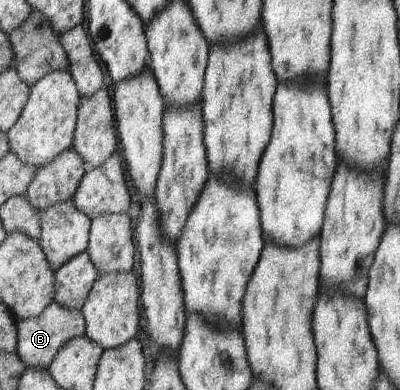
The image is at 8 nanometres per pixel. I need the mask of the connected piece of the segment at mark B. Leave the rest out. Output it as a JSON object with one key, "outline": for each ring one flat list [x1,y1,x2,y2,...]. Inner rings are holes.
{"outline":[[54,302,38,318,20,321,18,334,19,345,16,351,27,368,49,369,66,343,72,339,86,336,87,324,83,311,69,309]]}

